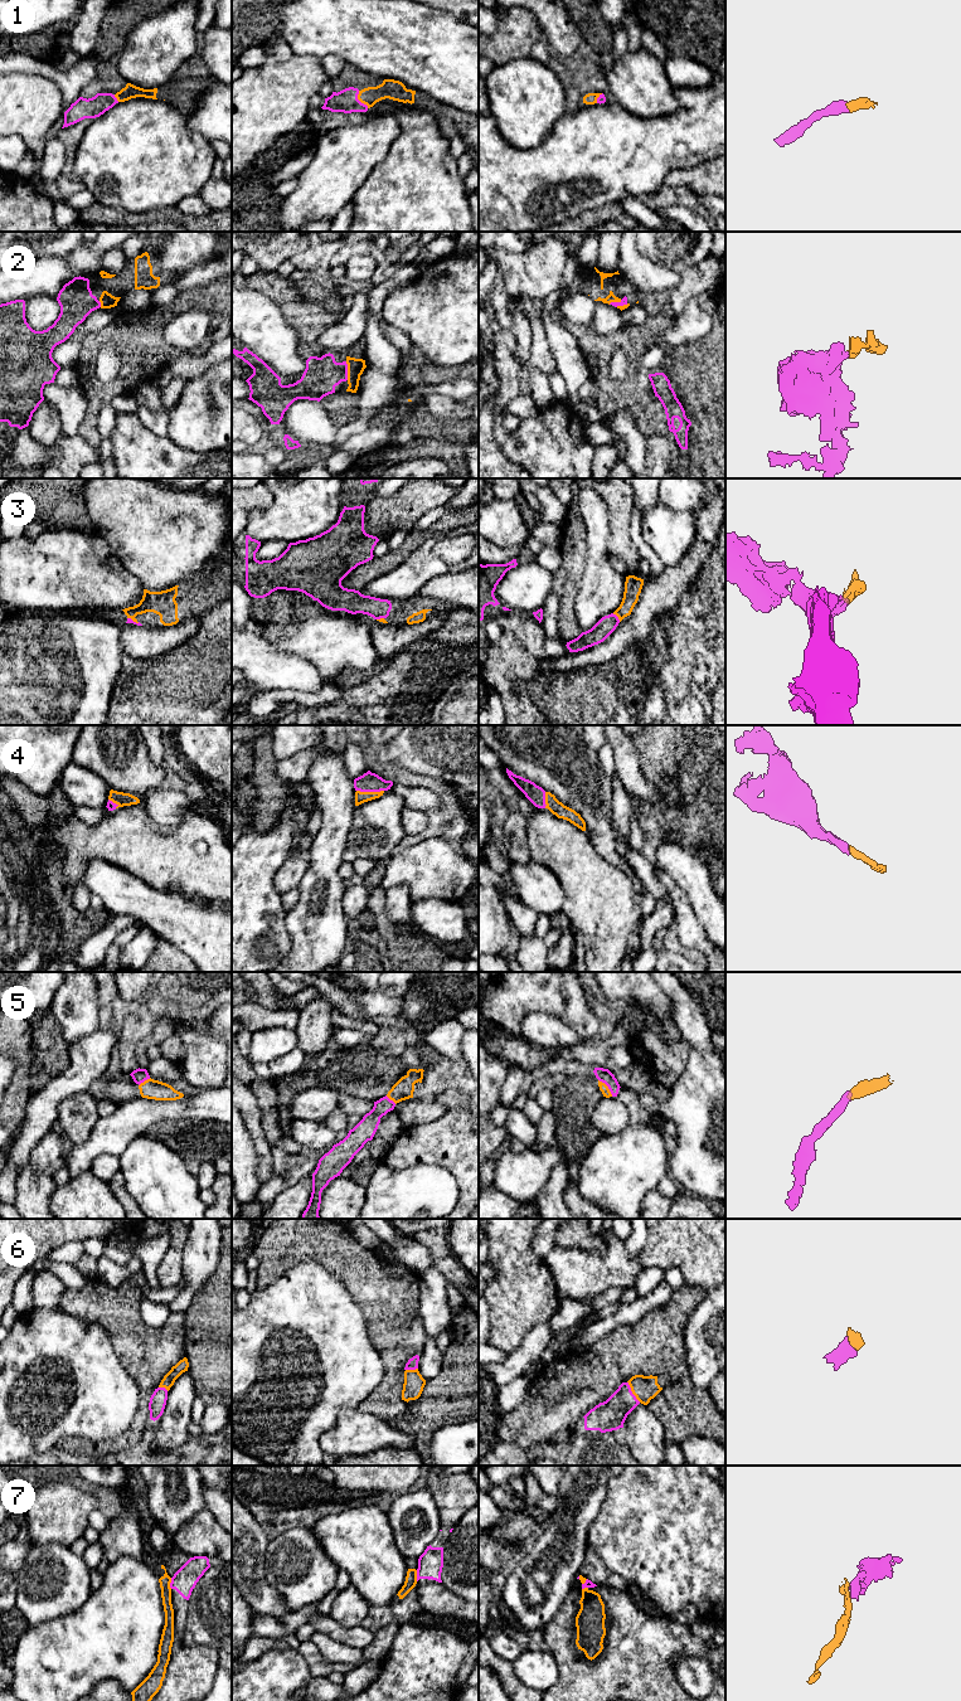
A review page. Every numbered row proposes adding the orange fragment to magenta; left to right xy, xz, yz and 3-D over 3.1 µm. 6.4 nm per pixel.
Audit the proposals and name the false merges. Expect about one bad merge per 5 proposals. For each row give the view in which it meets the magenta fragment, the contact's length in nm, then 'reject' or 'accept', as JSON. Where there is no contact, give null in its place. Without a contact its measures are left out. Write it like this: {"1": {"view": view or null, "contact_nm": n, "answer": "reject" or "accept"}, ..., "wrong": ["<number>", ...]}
{"1": {"view": "xz", "contact_nm": 130, "answer": "accept"}, "2": {"view": "xz", "contact_nm": 120, "answer": "accept"}, "3": {"view": "yz", "contact_nm": 80, "answer": "accept"}, "4": {"view": "xz", "contact_nm": 180, "answer": "accept"}, "5": {"view": "yz", "contact_nm": 140, "answer": "accept"}, "6": {"view": "yz", "contact_nm": 160, "answer": "accept"}, "7": {"view": "xy", "contact_nm": 70, "answer": "reject"}, "wrong": ["7"]}

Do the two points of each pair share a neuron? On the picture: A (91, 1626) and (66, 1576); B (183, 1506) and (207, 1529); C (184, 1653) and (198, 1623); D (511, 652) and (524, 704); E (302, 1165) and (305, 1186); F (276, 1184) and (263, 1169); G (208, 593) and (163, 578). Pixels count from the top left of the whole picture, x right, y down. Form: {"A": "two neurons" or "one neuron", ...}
{"A": "two neurons", "B": "two neurons", "C": "two neurons", "D": "one neuron", "E": "two neurons", "F": "two neurons", "G": "two neurons"}

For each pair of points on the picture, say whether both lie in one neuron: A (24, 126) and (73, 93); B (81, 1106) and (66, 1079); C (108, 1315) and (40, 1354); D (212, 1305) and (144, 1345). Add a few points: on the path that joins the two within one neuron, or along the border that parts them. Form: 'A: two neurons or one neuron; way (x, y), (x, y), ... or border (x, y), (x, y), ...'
A: two neurons; border (45, 76), (62, 97), (62, 113), (49, 127)
B: two neurons; border (88, 1089), (66, 1097), (57, 1106), (56, 1116)
C: two neurons; border (66, 1312), (97, 1323), (106, 1332), (112, 1346)
D: two neurons; border (183, 1313), (184, 1351)

